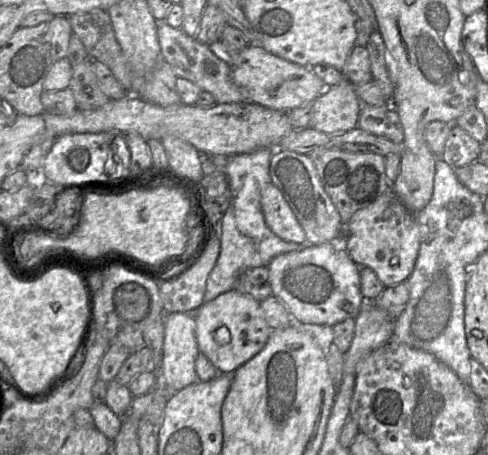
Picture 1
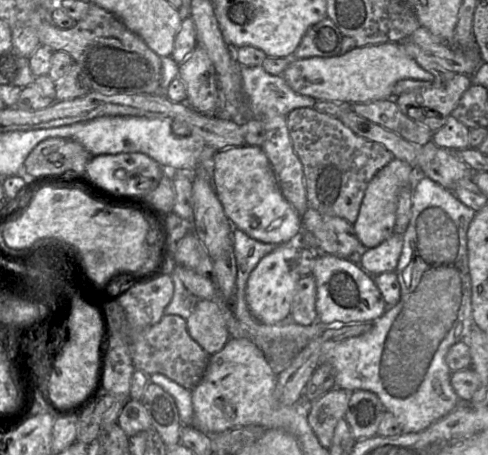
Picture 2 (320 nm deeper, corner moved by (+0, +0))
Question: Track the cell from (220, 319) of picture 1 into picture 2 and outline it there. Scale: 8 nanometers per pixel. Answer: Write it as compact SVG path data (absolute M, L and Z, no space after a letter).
M298 240L278 245L260 260L250 274L245 289L245 300L251 314L260 322L273 325L290 317L296 286L301 278L297 267L301 246Z

